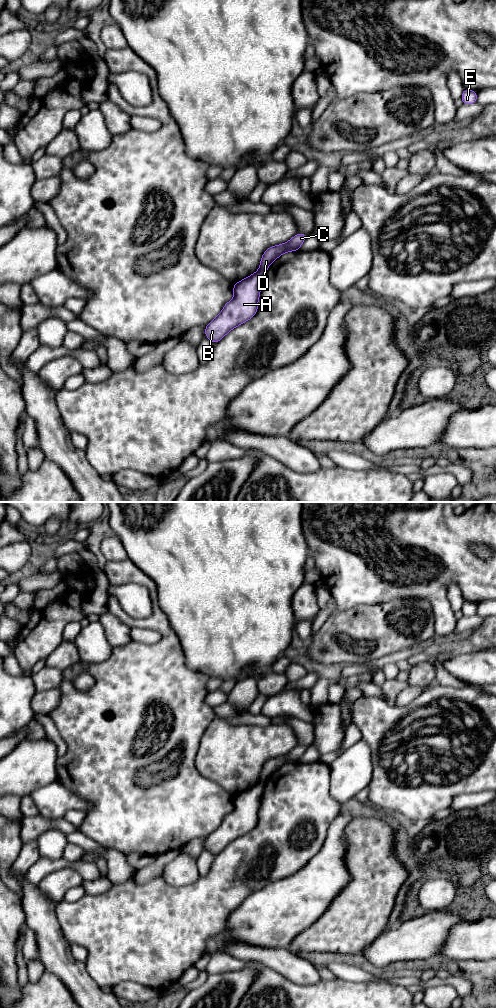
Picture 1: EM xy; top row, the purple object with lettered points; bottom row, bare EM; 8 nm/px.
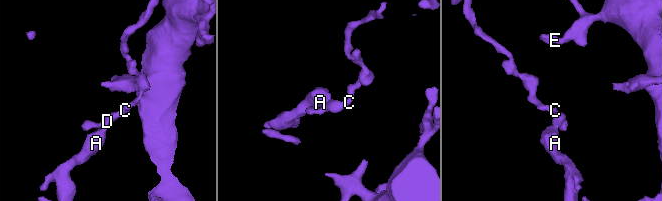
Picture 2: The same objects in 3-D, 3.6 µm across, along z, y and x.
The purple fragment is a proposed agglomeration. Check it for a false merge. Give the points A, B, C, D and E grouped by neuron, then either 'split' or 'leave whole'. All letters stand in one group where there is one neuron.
groups A B E / C D; split

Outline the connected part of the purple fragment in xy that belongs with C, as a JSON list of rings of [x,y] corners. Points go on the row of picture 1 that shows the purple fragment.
[[[297,233],[286,243],[269,247],[262,255],[259,270],[267,271],[270,264],[282,254],[288,253],[290,251],[298,251],[306,237],[307,235],[304,233]]]

